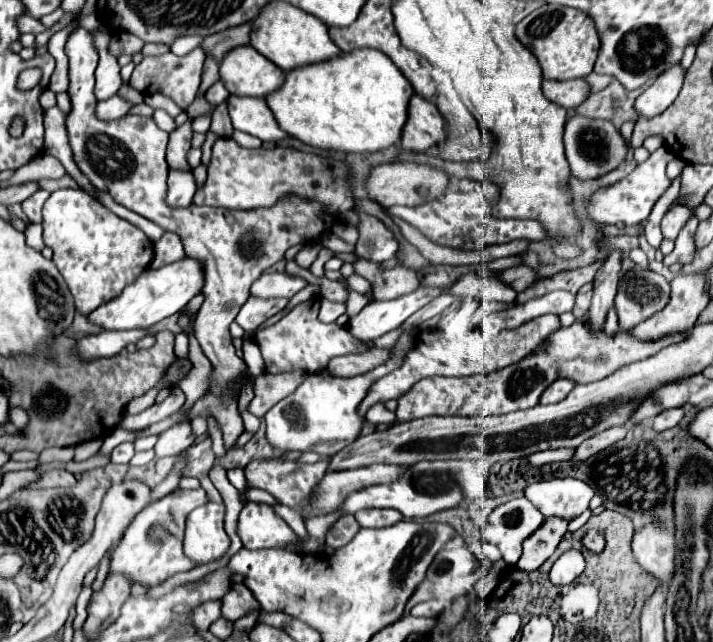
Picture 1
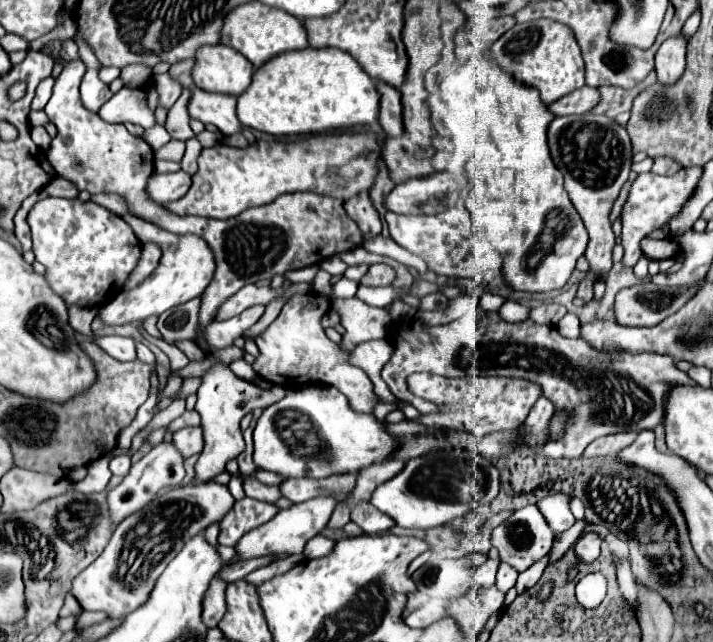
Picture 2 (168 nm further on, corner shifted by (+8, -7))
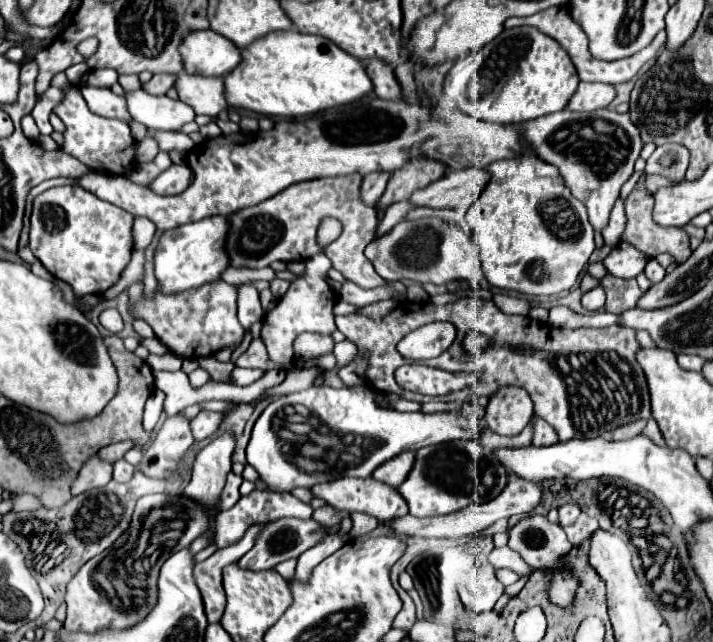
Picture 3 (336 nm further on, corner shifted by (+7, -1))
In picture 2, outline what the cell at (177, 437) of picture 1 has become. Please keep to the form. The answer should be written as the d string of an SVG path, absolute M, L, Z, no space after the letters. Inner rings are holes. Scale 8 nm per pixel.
M201 426L183 428L183 430L175 432L173 434L173 444L183 454L183 458L199 454L203 450L203 430L201 430Z

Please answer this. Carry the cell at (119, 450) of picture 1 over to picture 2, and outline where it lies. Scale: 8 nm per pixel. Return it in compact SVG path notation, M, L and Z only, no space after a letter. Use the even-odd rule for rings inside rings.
M127 454L115 456L115 458L111 460L111 472L113 472L115 476L127 476L129 466L131 466L131 458L129 458Z

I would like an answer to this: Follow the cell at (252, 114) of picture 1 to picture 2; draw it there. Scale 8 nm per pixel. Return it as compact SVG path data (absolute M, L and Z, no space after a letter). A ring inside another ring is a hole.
M191 88L187 112L193 120L199 120L203 124L215 124L221 130L221 134L231 136L241 130L241 124L237 122L235 102L237 98L231 94L217 94Z

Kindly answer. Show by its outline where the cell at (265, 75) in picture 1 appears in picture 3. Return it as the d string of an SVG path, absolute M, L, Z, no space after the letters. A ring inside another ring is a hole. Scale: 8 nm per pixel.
M214 30L190 32L180 44L184 70L194 76L224 78L242 62L242 50Z

